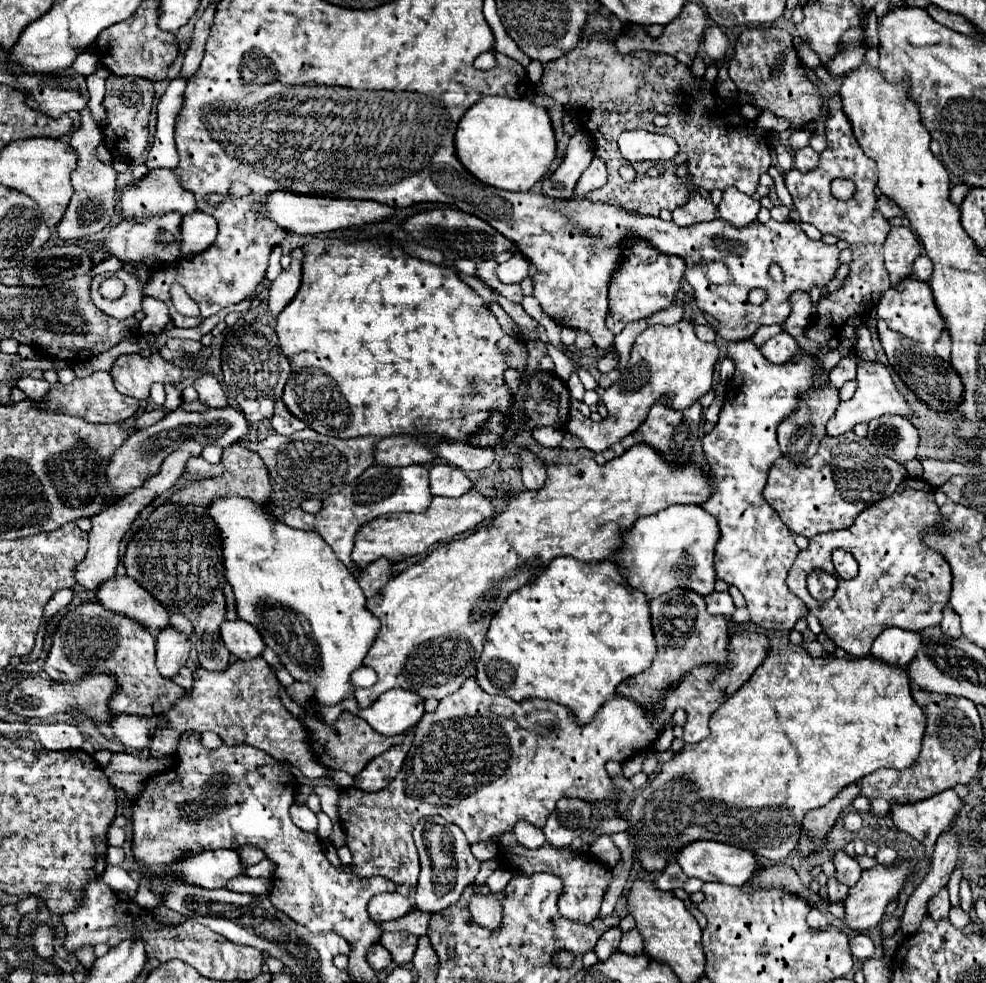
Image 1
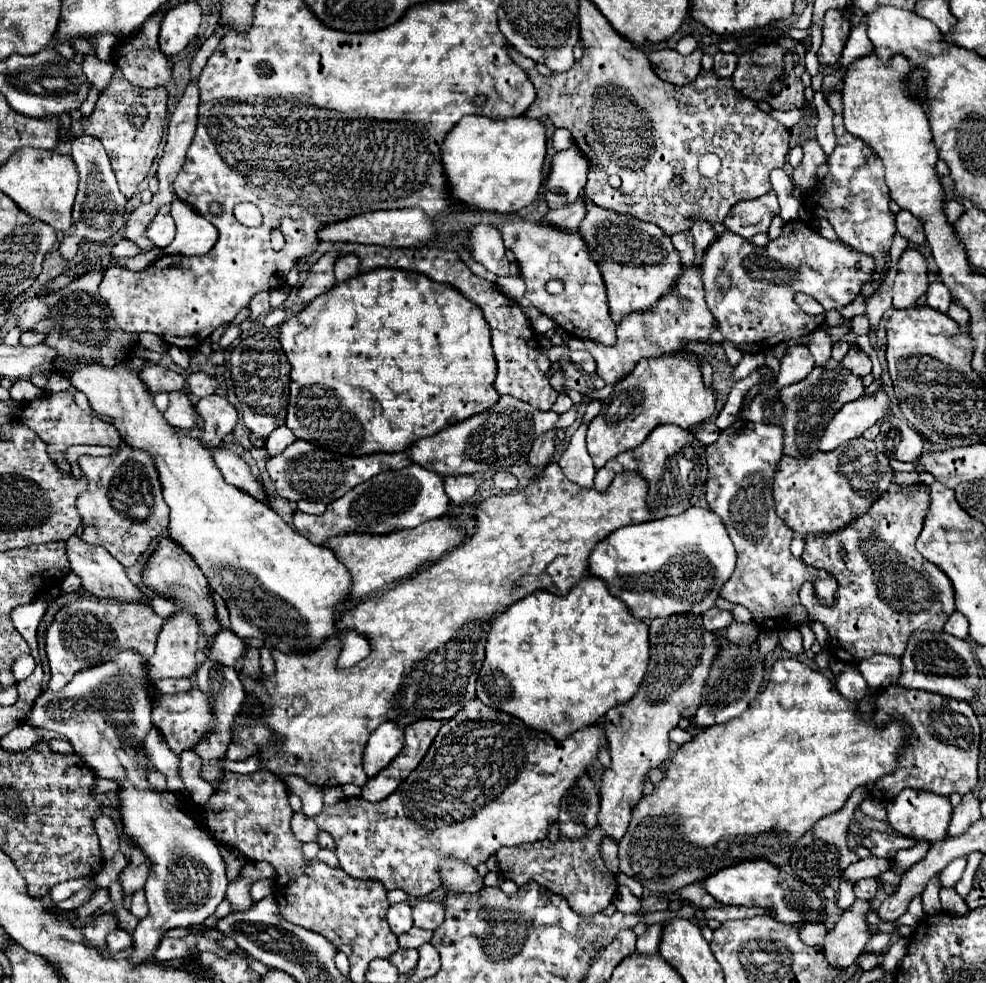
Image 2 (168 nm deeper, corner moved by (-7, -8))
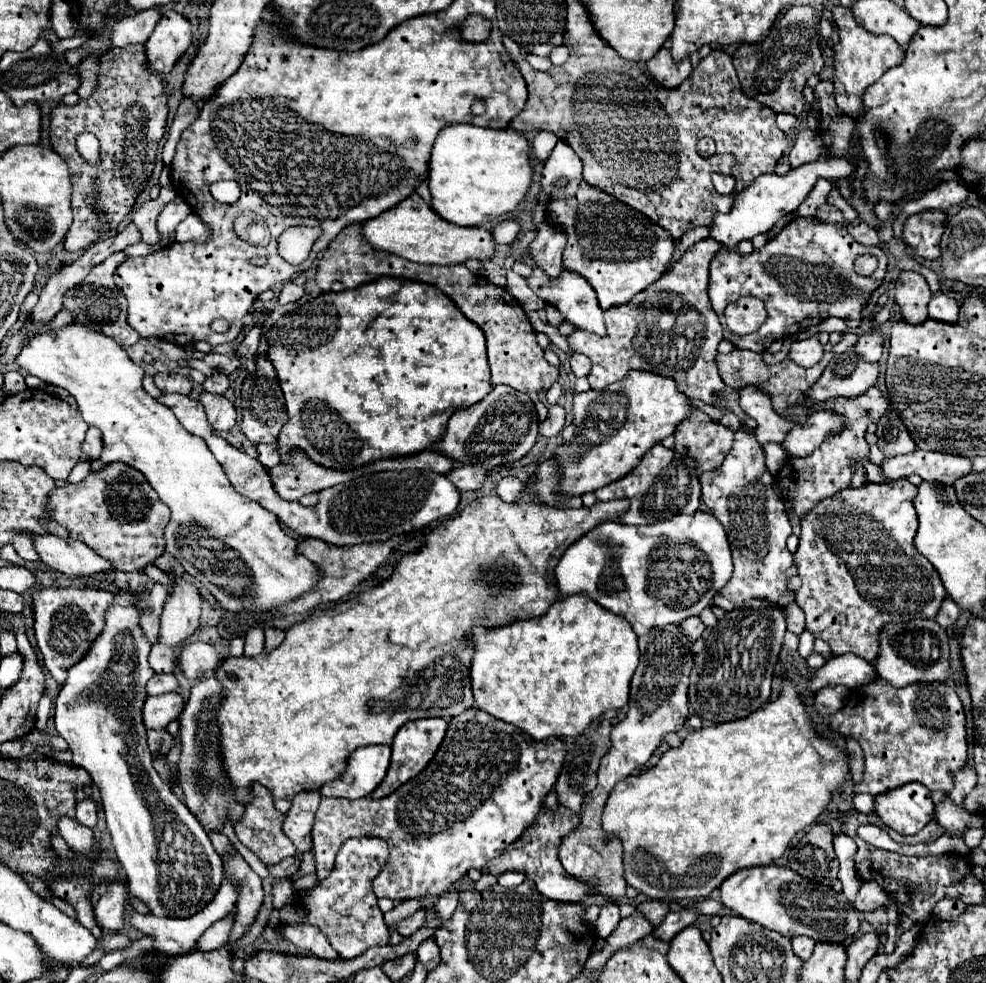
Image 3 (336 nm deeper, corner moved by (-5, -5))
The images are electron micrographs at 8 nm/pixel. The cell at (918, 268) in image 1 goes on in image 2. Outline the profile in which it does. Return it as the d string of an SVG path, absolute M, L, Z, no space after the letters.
M942 282L930 284L926 296L928 296L926 304L928 304L930 308L934 308L934 310L938 310L938 312L944 312L944 314L948 312L948 306L950 306L950 302L952 302L952 296L950 296L948 288L946 288Z

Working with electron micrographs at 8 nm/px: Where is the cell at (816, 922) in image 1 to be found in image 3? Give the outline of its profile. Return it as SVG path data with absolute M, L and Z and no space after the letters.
M792 937L792 949L798 957L808 959L814 949L814 941L810 937Z

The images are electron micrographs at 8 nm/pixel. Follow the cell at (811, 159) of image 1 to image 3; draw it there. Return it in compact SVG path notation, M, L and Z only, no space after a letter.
M802 129L796 137L796 143L794 143L790 155L788 155L790 165L800 167L804 163L812 163L822 155L822 149L824 149L822 137L812 129Z

